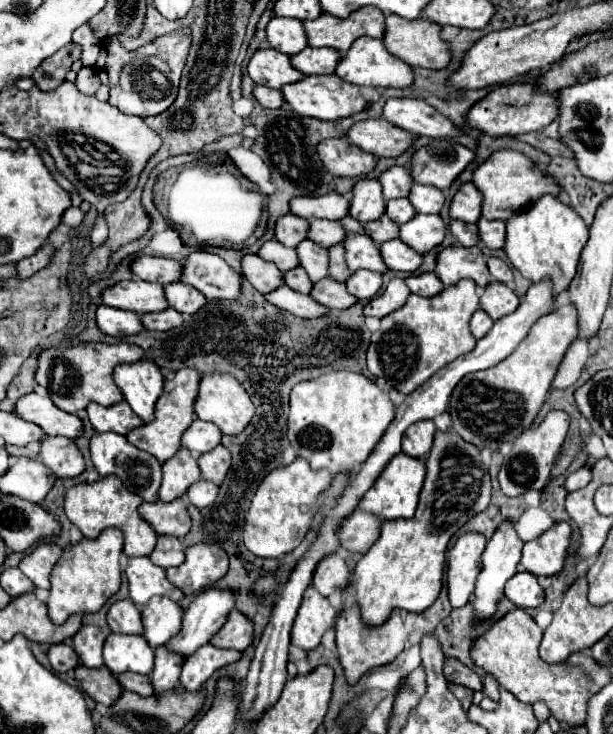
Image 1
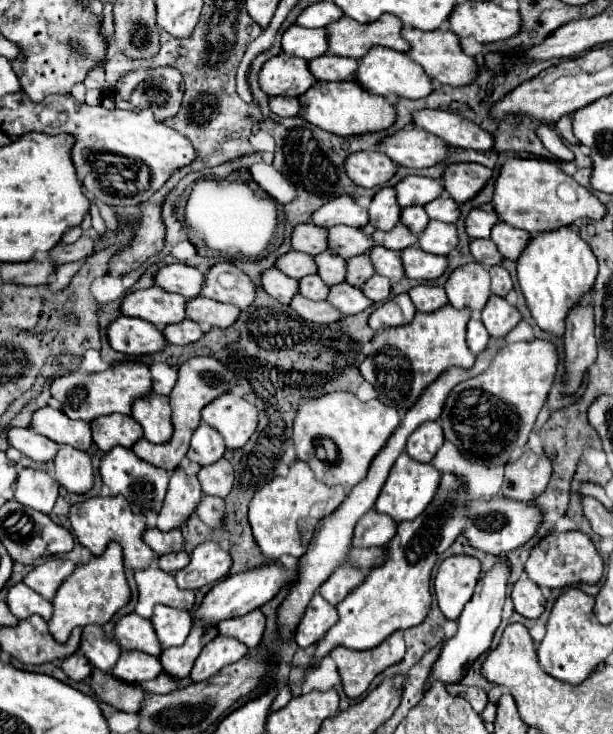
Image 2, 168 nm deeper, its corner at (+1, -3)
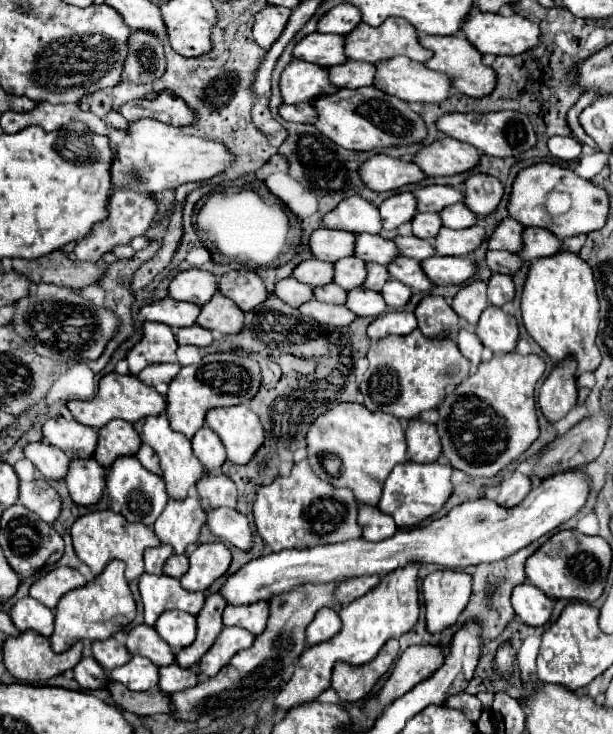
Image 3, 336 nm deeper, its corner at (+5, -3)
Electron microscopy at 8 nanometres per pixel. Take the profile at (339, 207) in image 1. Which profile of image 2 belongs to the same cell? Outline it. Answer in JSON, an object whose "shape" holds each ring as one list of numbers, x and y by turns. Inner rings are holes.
{"shape":[[350,196,330,200,312,216,312,222,316,226,322,226,322,228,330,228,336,224,346,224,352,228,364,228,368,224,368,220,370,220,368,210,360,208,354,202,354,198,350,198]]}

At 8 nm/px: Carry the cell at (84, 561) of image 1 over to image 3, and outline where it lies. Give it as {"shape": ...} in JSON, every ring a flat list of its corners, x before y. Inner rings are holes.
{"shape":[[110,560,102,574,74,592,66,592,56,606,56,626,50,636,54,652,68,650,76,640,106,640,120,628,128,626,136,616,136,602,128,588,124,576,124,564,120,560]]}

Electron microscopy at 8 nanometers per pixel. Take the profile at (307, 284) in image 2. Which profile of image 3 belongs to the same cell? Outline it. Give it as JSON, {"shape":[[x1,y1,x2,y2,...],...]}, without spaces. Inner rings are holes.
{"shape":[[330,282,330,284,324,284,324,286,316,286,314,298,320,300,320,302,328,302,328,304,344,304,346,290,342,290,334,282]]}

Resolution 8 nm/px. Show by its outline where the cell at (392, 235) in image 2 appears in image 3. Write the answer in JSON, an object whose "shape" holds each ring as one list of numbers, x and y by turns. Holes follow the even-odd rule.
{"shape":[[396,236,392,240,394,240,394,244,398,244,398,252,402,256,408,256,414,260,424,260,424,258,430,258,436,254,430,240,422,240,416,236]]}

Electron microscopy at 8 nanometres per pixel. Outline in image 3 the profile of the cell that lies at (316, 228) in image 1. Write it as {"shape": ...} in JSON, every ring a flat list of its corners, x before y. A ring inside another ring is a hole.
{"shape":[[354,234,354,256,364,260,364,262,378,262,378,264,390,264,396,256,398,250,392,240,382,238,380,234]]}

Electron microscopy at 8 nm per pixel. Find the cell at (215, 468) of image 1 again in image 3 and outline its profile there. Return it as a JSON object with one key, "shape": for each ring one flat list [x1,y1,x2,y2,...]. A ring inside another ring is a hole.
{"shape":[[224,474,204,476,202,480,198,480,196,490,198,490,200,498,206,498,212,508,216,508,216,506,234,508,236,506,236,484]]}

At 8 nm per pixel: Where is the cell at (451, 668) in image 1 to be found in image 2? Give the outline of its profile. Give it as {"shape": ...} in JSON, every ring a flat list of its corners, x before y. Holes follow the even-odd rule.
{"shape":[[452,684,452,686,446,686,446,690,448,690,448,694,452,694,452,696,462,696,462,698,466,698,478,714,482,714,484,706,488,704,486,692,484,692,482,688,468,688,468,686]]}

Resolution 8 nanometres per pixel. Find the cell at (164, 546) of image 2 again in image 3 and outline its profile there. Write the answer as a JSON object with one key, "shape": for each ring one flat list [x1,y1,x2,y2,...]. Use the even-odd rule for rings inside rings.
{"shape":[[160,544,158,548,146,548,144,552,146,568,144,570,150,574,162,574,162,566,172,554,174,554,174,548,170,548,170,544]]}

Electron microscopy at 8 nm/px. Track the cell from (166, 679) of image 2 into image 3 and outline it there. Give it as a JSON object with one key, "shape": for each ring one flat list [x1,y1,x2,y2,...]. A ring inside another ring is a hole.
{"shape":[[170,664,160,668,160,680,158,680,158,688,166,694,172,692,180,692,186,690,190,686,194,686,198,682,196,674,192,670,184,670,178,664]]}

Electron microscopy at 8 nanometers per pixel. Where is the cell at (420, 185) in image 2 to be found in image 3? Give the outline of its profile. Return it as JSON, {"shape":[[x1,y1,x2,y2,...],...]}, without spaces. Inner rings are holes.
{"shape":[[418,186,414,190,418,200,418,210,422,212,440,212,442,208,462,202,462,192,454,186]]}

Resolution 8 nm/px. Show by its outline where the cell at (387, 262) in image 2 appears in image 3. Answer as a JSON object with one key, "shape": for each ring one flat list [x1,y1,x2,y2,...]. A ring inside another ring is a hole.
{"shape":[[398,256,398,260,394,260,394,264,388,266,388,272,390,272,390,278,410,286,412,290,428,292,432,288,430,280,424,276,422,266,420,266,418,260,412,260,412,258,406,258,406,256]]}

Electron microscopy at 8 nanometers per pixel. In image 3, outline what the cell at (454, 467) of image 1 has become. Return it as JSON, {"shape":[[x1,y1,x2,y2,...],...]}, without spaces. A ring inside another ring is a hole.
{"shape":[[406,564,406,568,396,568,394,572,382,578,382,584,378,584,378,588,372,588,370,592,366,592,366,596,360,596,358,600,354,600,354,604,342,606,342,610,338,610,338,612,344,612,342,630,334,638,322,644,310,646,300,656,292,678,282,686,276,698,276,706,282,710,288,710,298,704,314,700,318,694,322,694,330,686,330,674,338,660,344,660,348,664,366,664,380,652,386,640,398,638,410,628,414,628,420,614,418,568,420,564]]}

